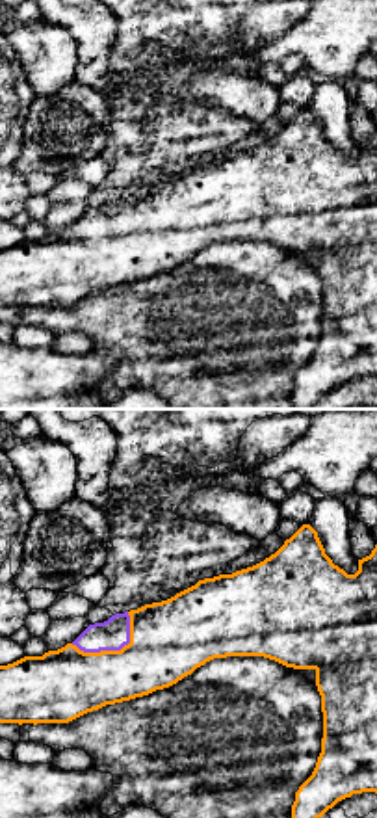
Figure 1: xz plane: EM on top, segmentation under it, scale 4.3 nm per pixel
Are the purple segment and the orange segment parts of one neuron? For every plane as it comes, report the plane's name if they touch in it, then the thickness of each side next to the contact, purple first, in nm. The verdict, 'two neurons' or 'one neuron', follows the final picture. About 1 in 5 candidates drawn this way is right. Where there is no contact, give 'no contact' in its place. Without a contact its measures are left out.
xz | 140/340 nm

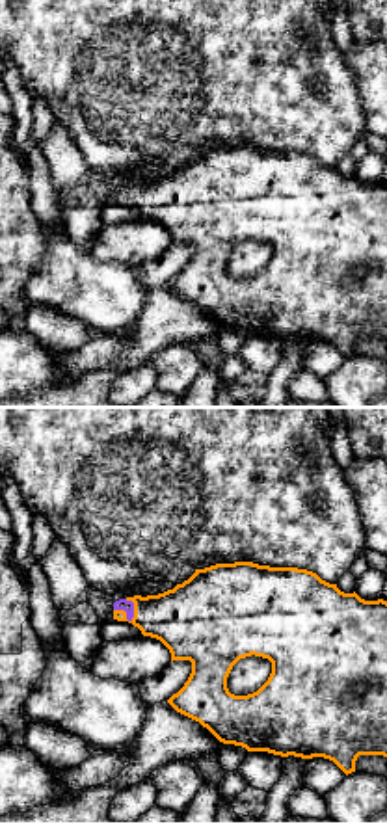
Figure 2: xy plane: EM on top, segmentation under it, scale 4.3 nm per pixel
xy | 50/280 nm

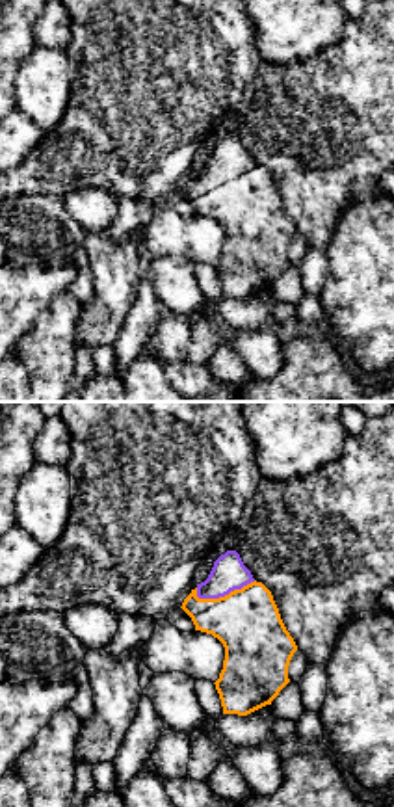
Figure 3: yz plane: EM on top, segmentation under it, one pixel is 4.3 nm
yz | 150/280 nm

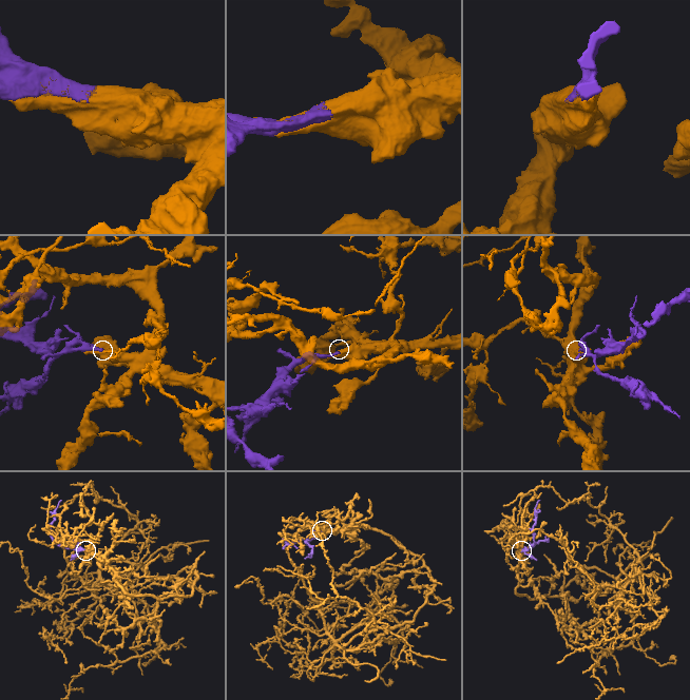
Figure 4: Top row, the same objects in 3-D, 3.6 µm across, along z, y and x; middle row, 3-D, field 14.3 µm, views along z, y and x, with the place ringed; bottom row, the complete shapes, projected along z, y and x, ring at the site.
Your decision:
one neuron

